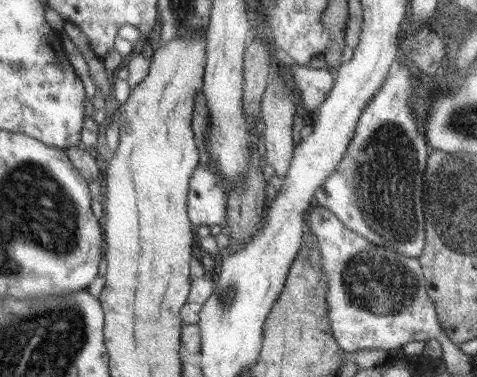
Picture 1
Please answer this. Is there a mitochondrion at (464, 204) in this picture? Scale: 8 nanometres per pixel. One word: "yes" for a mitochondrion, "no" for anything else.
yes

